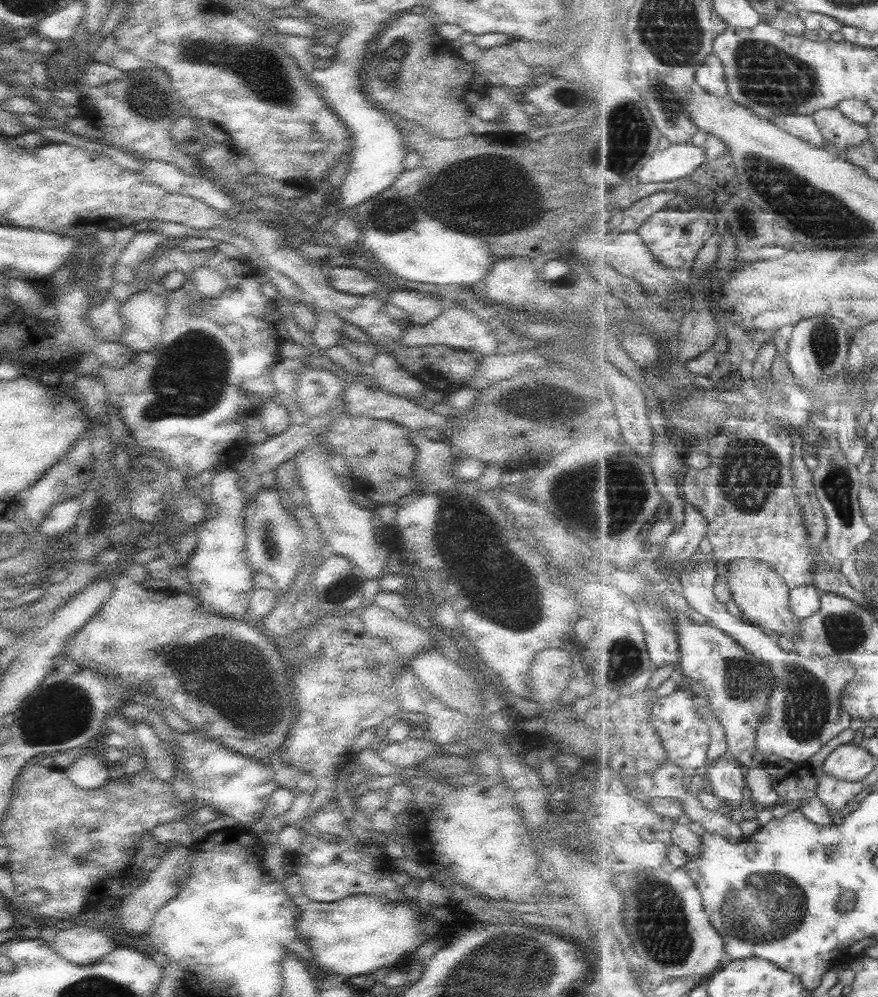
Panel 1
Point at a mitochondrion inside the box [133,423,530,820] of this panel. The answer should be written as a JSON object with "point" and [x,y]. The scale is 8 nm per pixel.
{"point":[240,682]}

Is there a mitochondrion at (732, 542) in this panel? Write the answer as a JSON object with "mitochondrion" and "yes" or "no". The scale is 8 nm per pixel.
{"mitochondrion":"no"}

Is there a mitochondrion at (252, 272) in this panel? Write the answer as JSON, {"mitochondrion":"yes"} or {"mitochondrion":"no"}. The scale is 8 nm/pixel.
{"mitochondrion":"no"}

